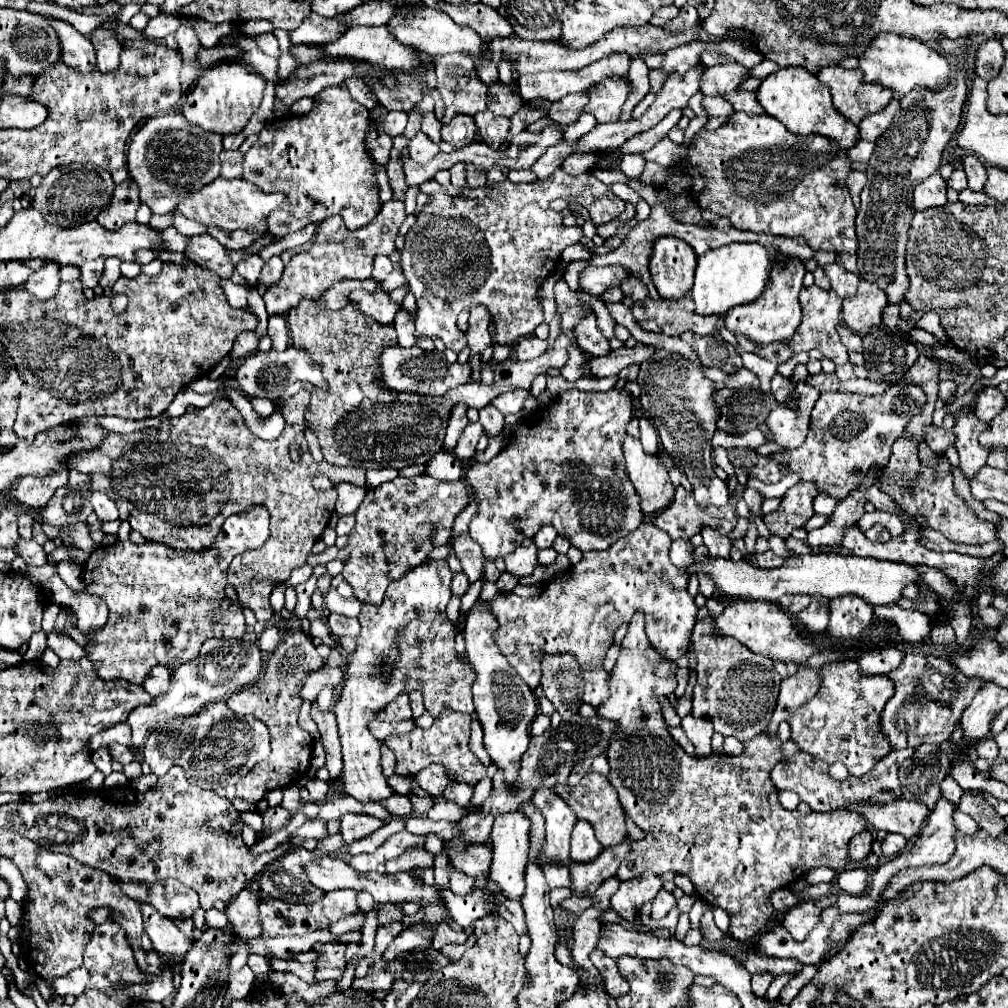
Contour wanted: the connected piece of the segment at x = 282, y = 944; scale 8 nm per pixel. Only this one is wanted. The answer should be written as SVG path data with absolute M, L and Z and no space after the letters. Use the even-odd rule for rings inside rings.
M325 928L305 936L277 936L266 939L260 937L250 941L247 951L249 954L272 955L283 960L289 960L296 954L308 951L316 942L360 942L360 938L362 938L362 930L350 930L350 932L342 934L342 938L334 938L329 929Z

